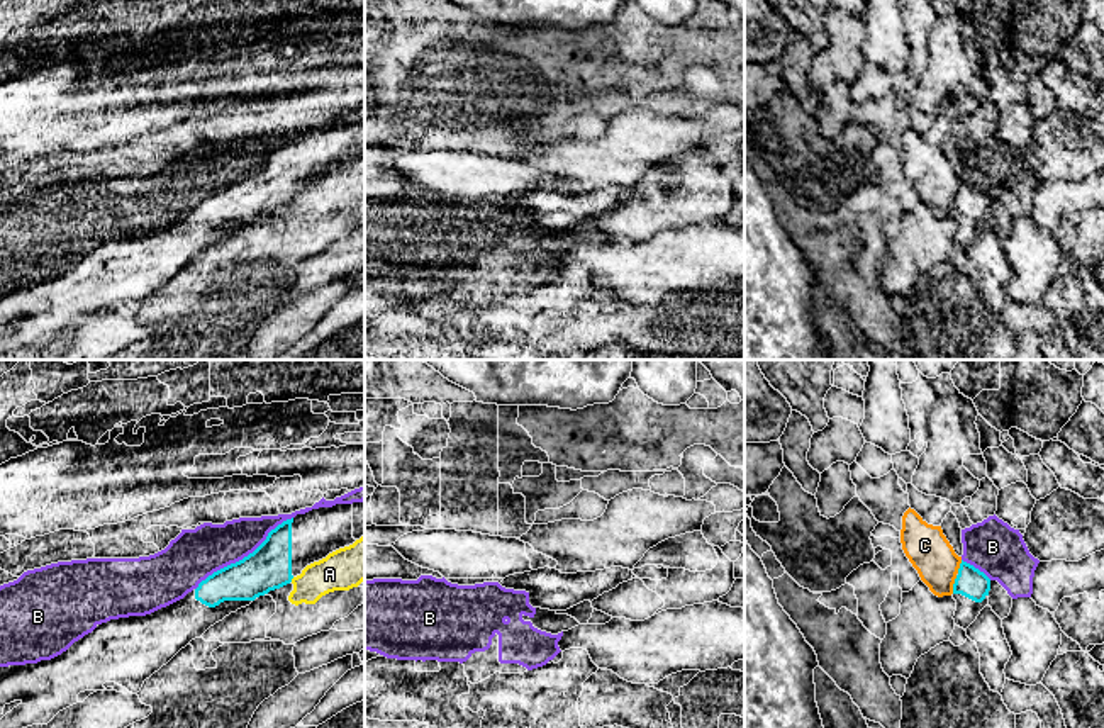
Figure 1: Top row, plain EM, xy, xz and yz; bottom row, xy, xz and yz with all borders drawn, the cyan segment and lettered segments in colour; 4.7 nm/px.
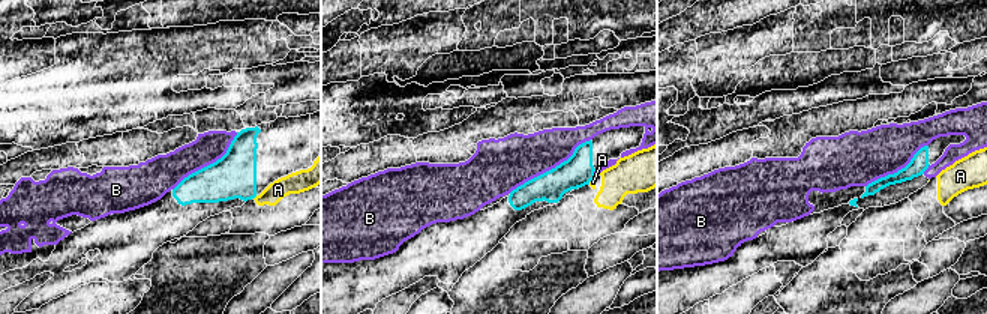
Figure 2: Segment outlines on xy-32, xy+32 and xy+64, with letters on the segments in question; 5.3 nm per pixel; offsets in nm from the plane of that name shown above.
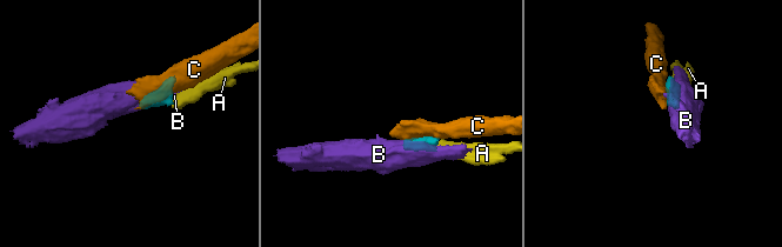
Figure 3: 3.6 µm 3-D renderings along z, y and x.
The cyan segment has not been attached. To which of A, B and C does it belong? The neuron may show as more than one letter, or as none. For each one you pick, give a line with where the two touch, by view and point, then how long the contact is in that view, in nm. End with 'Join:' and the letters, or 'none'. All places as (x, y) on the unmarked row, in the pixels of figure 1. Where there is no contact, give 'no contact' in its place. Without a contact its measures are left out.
Join: none

